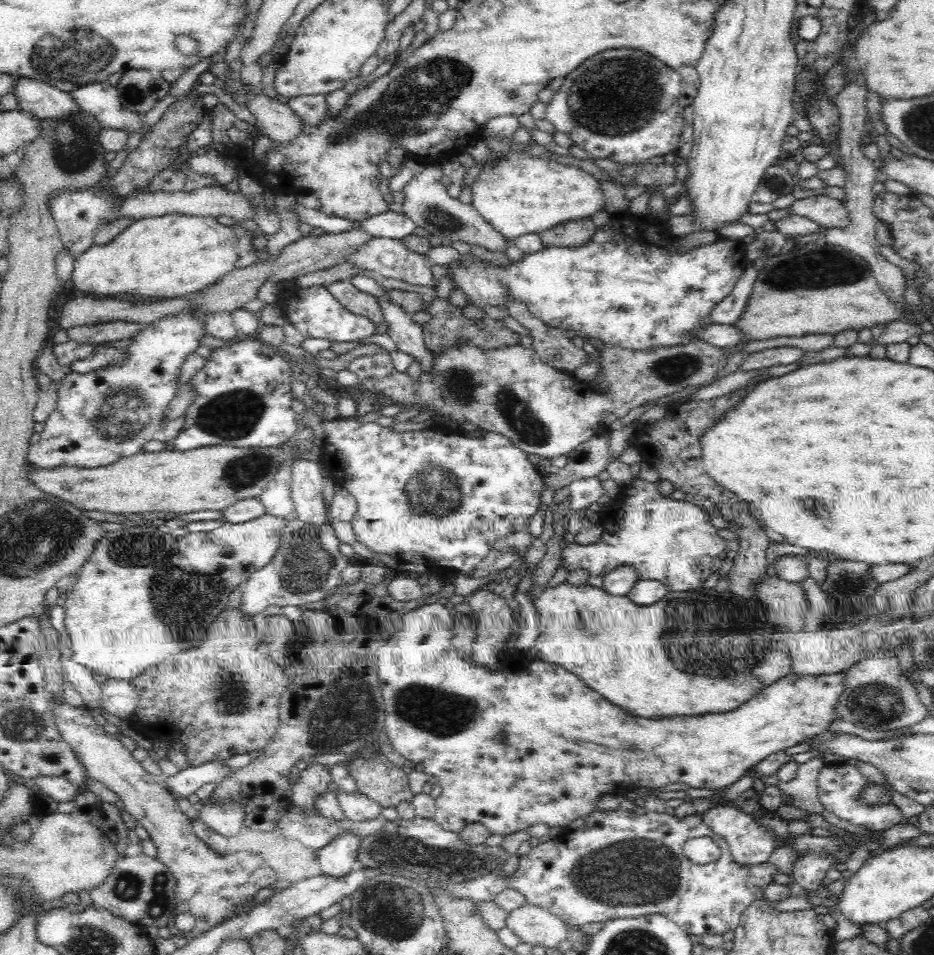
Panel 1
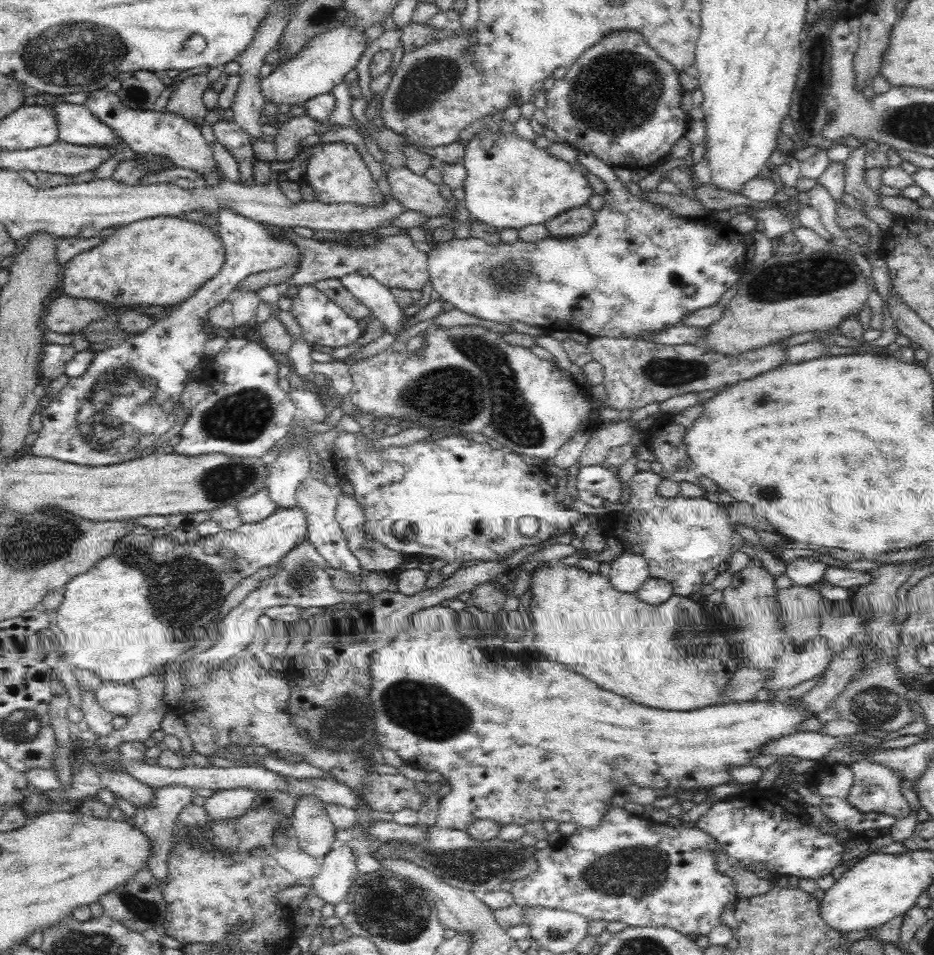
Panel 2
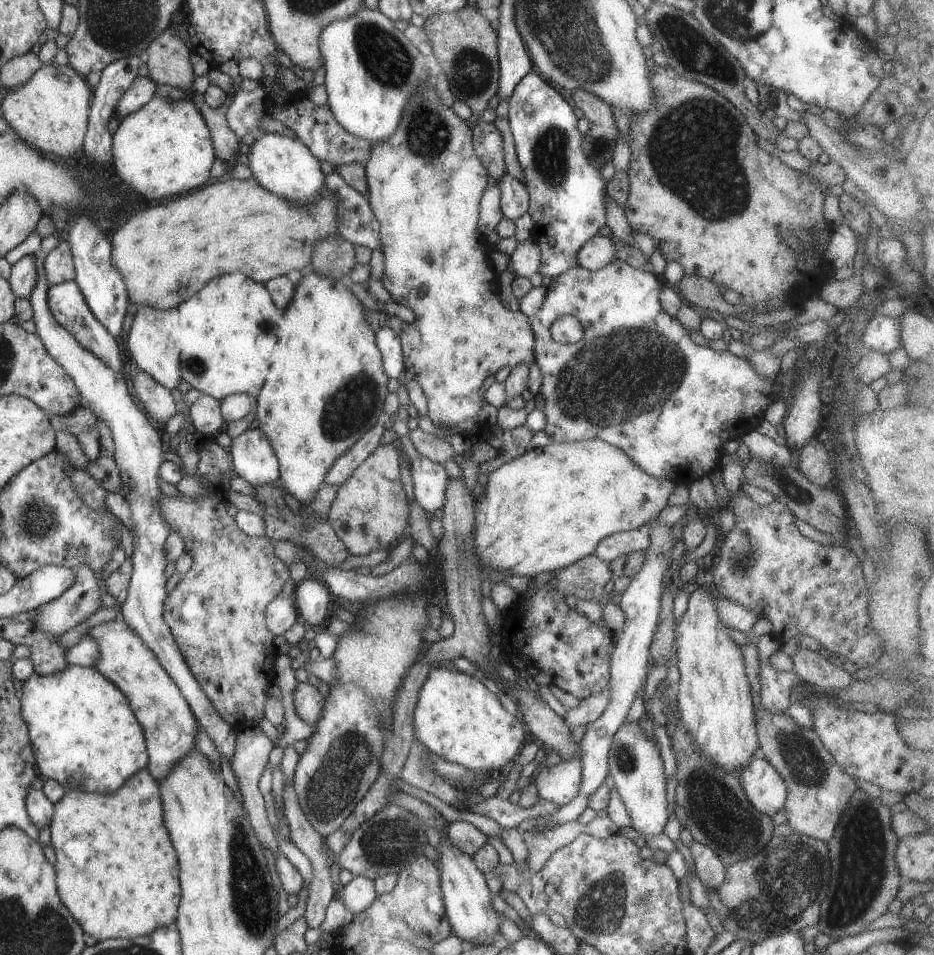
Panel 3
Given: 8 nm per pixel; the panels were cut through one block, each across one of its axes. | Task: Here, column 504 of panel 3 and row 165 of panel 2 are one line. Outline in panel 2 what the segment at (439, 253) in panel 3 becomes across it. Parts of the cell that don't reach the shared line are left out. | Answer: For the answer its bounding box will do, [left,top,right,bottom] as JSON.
[303,143,385,207]

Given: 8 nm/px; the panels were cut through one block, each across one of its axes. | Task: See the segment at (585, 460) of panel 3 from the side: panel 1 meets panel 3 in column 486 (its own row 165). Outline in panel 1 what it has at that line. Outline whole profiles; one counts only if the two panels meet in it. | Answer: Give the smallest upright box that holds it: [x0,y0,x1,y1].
[466,140,605,238]

